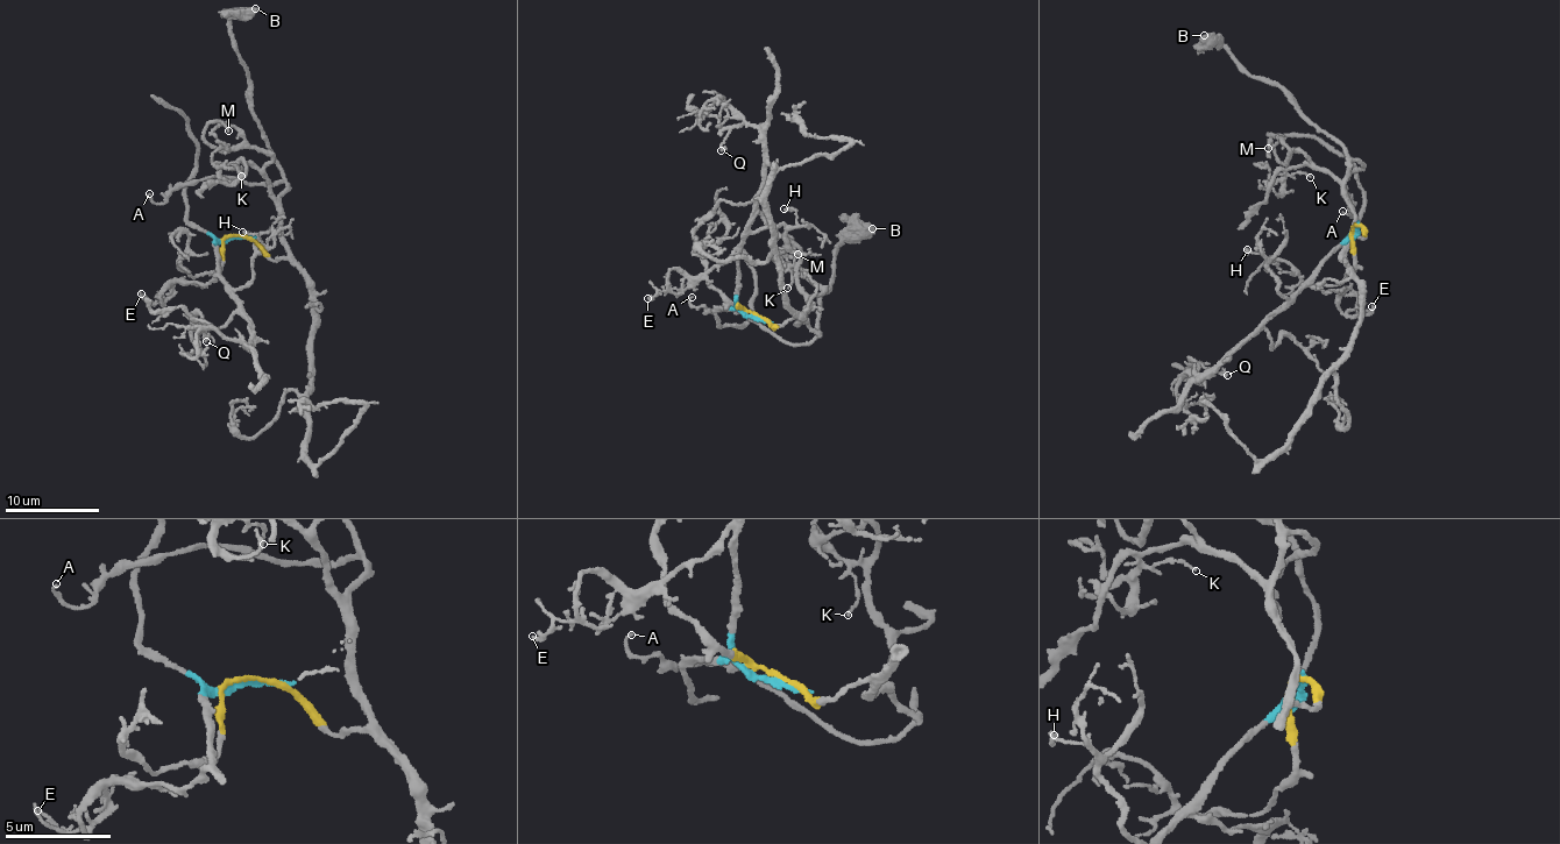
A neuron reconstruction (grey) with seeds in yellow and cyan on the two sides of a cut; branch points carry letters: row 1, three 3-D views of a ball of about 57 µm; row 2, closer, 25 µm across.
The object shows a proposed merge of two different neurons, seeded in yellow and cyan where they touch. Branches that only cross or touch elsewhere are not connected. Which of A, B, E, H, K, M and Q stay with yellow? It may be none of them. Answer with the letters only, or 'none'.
A, B, K, M

